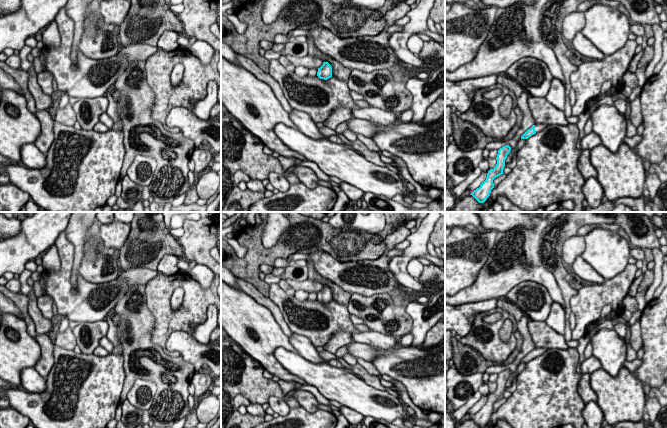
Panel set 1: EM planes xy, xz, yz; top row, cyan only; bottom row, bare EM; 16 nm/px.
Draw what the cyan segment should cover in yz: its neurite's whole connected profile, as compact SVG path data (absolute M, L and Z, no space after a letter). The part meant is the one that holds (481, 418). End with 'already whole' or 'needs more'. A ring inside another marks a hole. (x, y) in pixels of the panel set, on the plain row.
M505 369L498 374L498 378L496 381L497 384L496 390L488 395L486 404L480 409L480 411L470 418L479 427L484 427L490 420L491 414L494 412L493 404L496 401L504 398L503 393L505 391L505 384L510 375L511 371L509 369Z; already whole

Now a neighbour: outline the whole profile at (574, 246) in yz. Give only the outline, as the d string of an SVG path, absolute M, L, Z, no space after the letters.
M575 235L568 238L563 244L562 259L568 265L581 256L585 250L585 240L583 236Z

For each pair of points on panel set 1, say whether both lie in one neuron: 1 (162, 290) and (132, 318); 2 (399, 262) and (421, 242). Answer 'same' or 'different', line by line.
1: different
2: same

